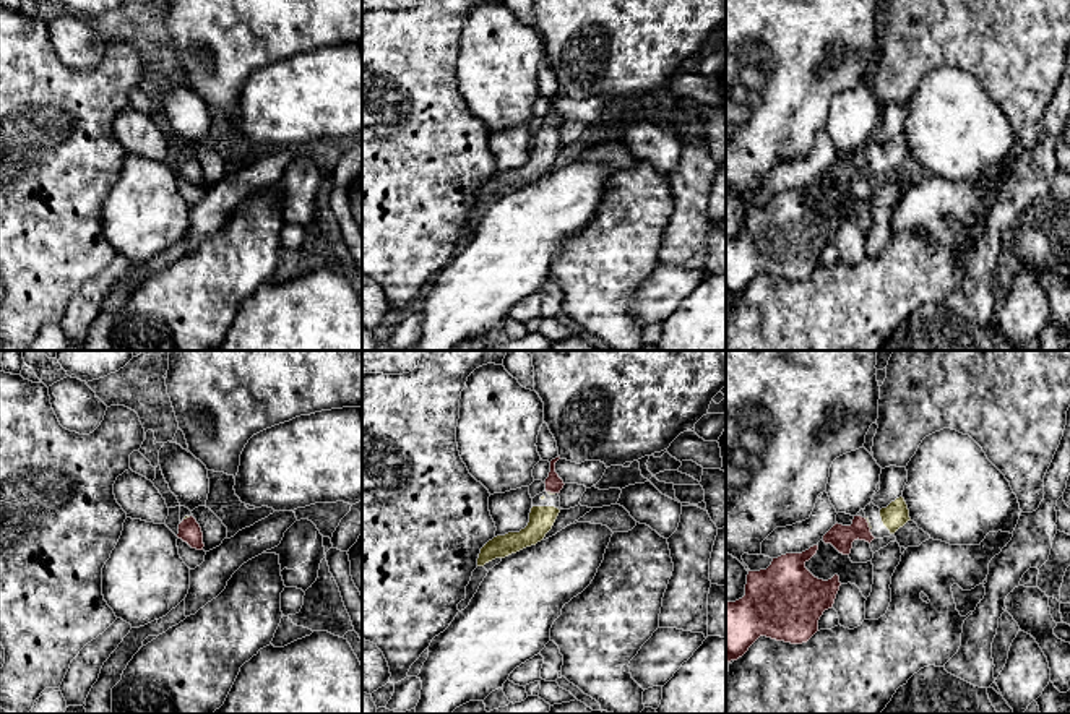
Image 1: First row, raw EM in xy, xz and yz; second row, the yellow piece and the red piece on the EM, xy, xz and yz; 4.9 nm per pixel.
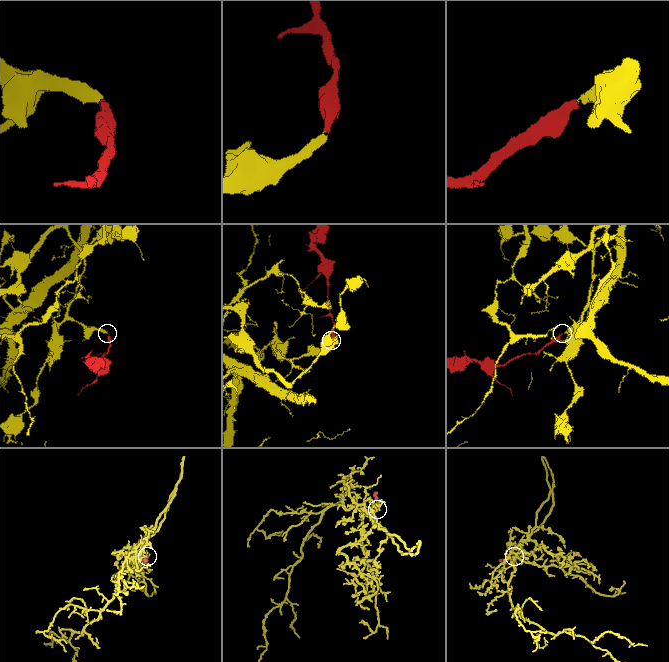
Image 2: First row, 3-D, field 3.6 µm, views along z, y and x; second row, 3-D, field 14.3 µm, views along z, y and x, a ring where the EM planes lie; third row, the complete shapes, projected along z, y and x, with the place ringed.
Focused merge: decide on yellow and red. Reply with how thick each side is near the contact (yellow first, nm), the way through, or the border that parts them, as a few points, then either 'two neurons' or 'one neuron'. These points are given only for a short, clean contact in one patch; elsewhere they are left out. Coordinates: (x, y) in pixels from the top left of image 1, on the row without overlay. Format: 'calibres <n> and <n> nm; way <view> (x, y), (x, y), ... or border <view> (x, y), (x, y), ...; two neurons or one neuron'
calibres 20 and 120 nm; way yz (866, 154), (867, 158), (859, 166), (841, 174); one neuron

